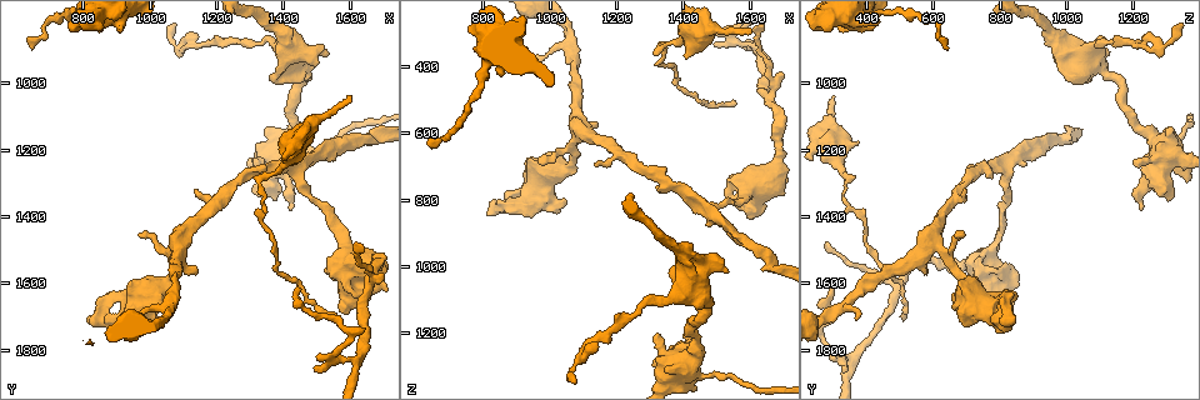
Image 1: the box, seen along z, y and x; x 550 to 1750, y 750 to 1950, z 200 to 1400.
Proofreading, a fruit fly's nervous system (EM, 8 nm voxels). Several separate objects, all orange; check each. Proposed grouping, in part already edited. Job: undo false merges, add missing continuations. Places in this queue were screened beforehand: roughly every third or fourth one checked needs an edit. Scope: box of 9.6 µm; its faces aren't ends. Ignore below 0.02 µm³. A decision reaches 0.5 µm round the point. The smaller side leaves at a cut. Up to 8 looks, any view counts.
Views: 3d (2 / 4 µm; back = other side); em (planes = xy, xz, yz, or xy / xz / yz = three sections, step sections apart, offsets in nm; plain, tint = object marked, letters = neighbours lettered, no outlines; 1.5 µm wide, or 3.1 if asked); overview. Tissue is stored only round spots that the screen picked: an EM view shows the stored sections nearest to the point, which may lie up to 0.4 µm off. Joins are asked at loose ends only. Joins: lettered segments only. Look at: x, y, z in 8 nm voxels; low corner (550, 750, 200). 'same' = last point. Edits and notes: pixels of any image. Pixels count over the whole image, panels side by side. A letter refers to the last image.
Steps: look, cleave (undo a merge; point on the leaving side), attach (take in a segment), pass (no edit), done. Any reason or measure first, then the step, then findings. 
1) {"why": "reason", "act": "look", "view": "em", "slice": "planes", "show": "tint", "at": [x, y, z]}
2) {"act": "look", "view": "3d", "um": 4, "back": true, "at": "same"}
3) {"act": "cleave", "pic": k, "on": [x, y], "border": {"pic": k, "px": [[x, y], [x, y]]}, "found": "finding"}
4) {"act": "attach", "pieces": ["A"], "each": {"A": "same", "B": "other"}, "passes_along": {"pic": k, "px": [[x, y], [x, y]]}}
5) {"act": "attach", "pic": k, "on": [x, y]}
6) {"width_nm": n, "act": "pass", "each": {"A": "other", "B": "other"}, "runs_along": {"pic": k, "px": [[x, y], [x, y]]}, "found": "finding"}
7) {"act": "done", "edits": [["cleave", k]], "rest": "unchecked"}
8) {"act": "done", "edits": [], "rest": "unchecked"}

{"why": "free end", "act": "look", "view": "em", "slice": "xz", "step": 8, "show": "tint", "at": [1640, 1490, 280]}

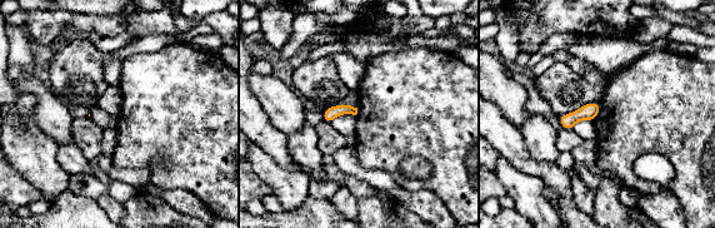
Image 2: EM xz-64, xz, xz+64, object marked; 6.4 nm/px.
{"act": "look", "view": "em", "slice": "xz", "step": 8, "show": "letters", "at": "same"}

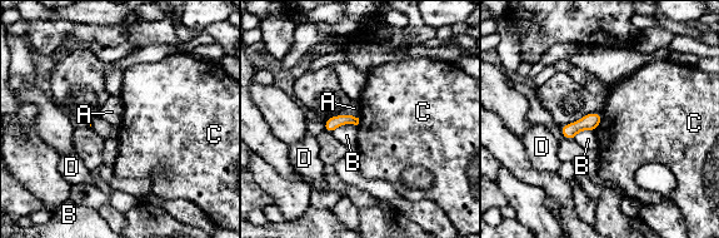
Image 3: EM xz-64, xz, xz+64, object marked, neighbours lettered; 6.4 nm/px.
{"width_nm": 80, "act": "pass", "each": {"A": "other", "B": "other", "C": "other", "D": "other"}, "border": {"pic": 3, "px": [[602, 112], [602, 119], [595, 132]]}, "found": "no lettered segment goes on from it"}

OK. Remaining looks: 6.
{"why": "tapers out", "act": "look", "view": "em", "slice": "planes", "show": "letters", "at": [1600, 1040, 310]}

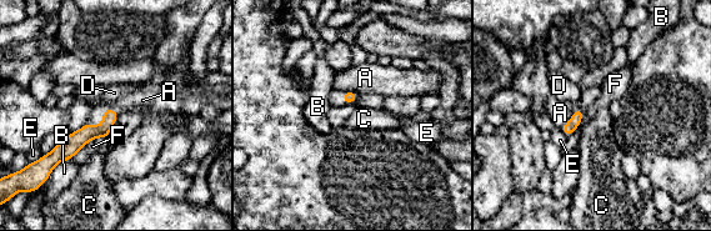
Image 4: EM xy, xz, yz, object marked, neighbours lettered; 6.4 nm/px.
{"act": "attach", "pieces": ["A"], "each": {"A": "same", "B": "other", "C": "other", "D": "other", "E": "other", "F": "other"}, "passes_along": {"pic": 4, "px": [[574, 122], [567, 121], [560, 113]]}, "found": "the neuron continues"}

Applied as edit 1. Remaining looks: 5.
{"why": "abrupt turn", "act": "look", "view": "em", "slice": "xy", "step": 8, "show": "tint", "at": [1680, 1520, 560]}

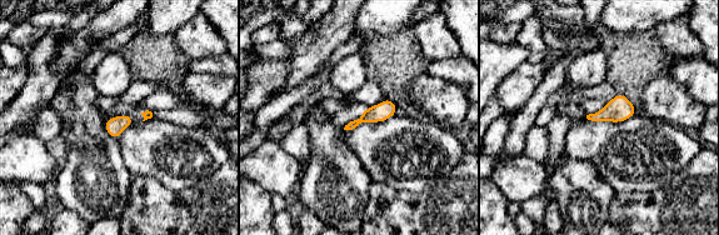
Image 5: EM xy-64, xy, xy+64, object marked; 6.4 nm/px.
{"why": "cut it another way", "act": "look", "view": "em", "slice": "planes", "show": "letters", "at": "same"}

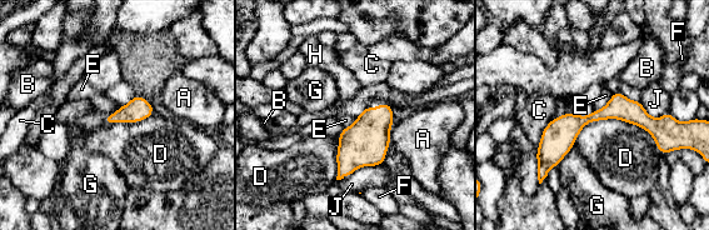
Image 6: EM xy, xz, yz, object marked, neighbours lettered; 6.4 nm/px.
{"width_nm": 160, "act": "pass", "each": {"A": "other", "B": "other", "C": "other", "D": "other", "E": "other", "F": "other", "G": "other", "H": "other", "J": "other"}, "runs_along": {"pic": 6, "px": [[669, 120], [594, 115], [539, 155]]}, "found": "continuous, no second neuron"}

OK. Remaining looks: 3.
{"act": "done", "edits": [["attach", 4]], "rest": "unchecked"}

